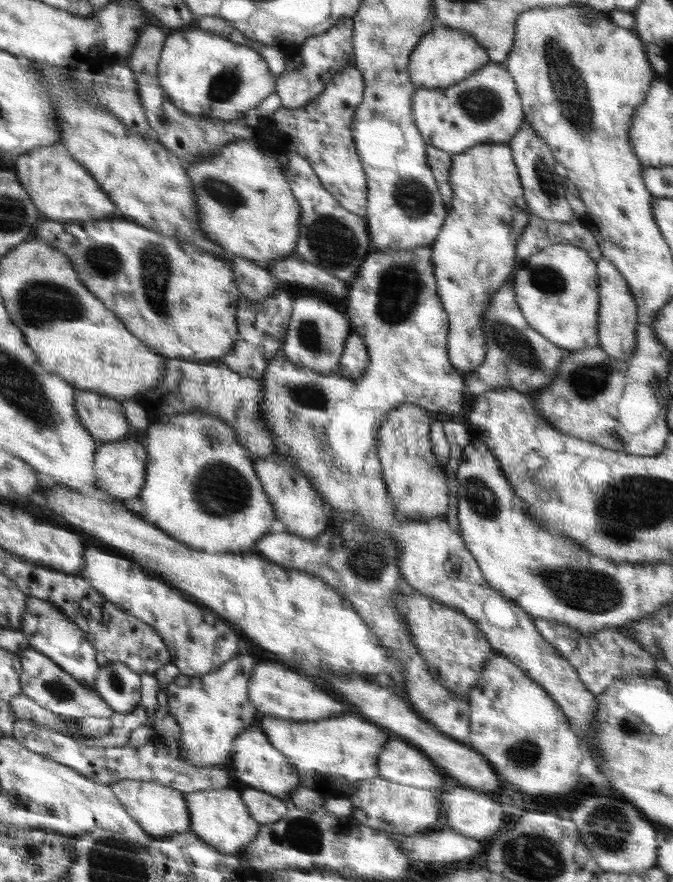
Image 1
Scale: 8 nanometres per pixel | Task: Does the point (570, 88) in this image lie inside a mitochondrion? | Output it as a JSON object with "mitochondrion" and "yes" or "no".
{"mitochondrion":"yes"}

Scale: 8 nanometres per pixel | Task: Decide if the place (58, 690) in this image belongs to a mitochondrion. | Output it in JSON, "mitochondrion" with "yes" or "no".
{"mitochondrion":"yes"}

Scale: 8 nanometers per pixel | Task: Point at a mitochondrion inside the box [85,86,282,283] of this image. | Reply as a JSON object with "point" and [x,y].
{"point":[225,194]}

